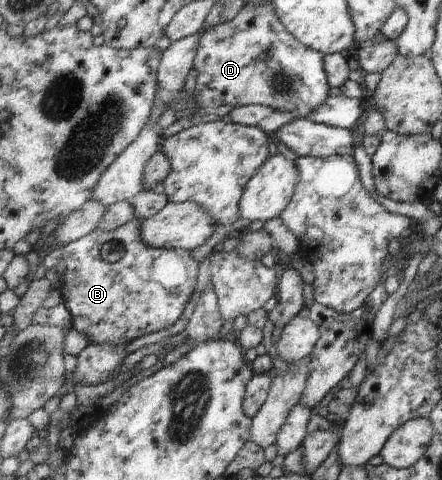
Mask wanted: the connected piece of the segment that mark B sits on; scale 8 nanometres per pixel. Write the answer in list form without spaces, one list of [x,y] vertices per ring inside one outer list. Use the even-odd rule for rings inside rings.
[[[135,218],[118,230],[93,230],[84,238],[64,247],[60,260],[61,278],[58,286],[65,305],[72,313],[72,329],[85,334],[91,344],[113,344],[119,347],[163,329],[169,329],[177,323],[195,291],[199,262],[193,259],[191,251],[186,249],[167,249],[151,247],[142,238],[142,225],[145,220]],[[120,242],[124,256],[117,262],[107,263],[101,259],[101,247],[107,243]]]

